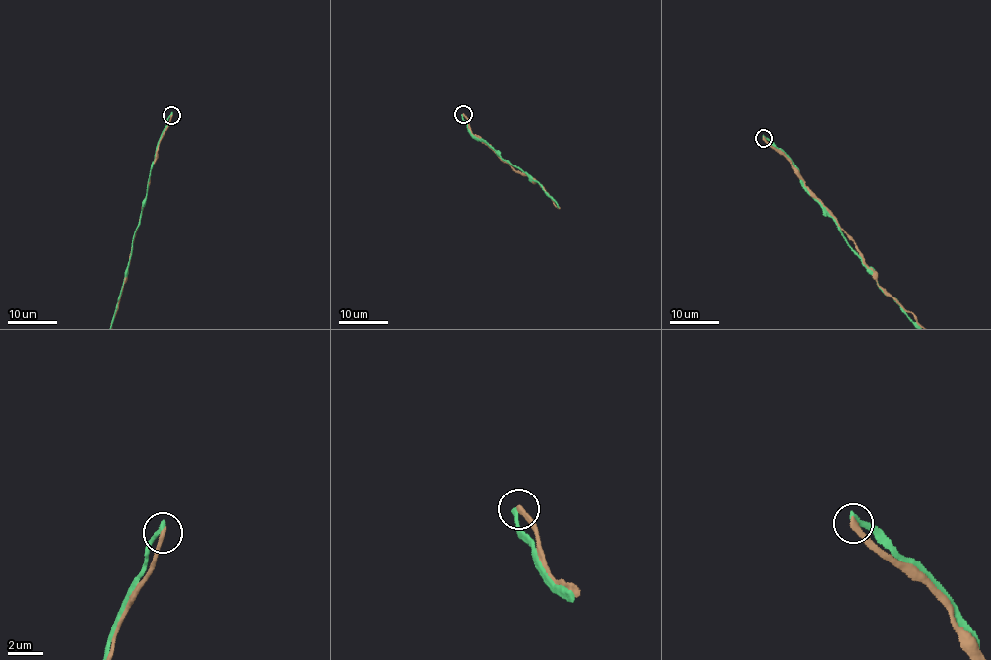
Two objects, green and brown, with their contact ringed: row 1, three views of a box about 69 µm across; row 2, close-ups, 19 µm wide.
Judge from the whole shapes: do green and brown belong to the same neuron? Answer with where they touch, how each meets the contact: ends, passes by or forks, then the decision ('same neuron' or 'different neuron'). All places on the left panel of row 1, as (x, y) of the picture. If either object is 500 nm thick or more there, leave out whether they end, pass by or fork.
place (171, 115); green ends; brown ends; different neuron

